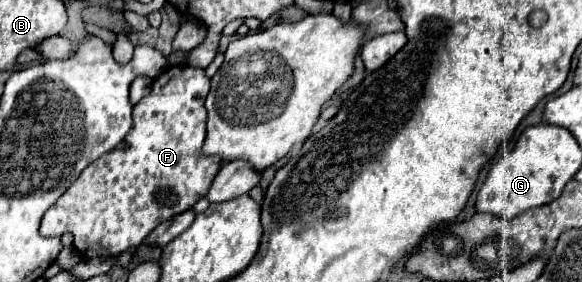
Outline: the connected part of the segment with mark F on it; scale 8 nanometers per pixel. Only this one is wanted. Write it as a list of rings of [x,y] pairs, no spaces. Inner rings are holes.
[[[171,65],[167,67],[151,87],[151,93],[145,95],[133,107],[133,127],[127,137],[103,159],[91,163],[83,175],[65,191],[63,197],[45,213],[41,221],[41,235],[61,237],[63,233],[73,233],[73,247],[81,257],[105,257],[119,255],[129,247],[137,247],[143,239],[163,221],[191,209],[199,199],[203,199],[221,169],[221,159],[203,155],[201,147],[205,141],[205,97],[211,89],[211,81],[203,69],[189,65]]]

